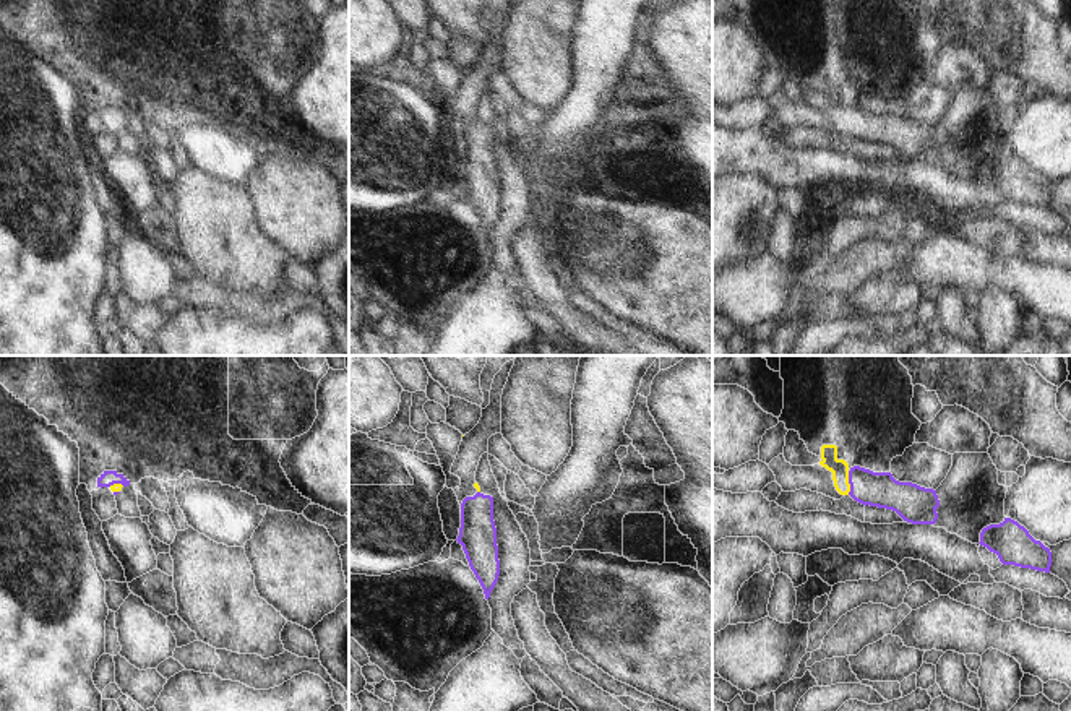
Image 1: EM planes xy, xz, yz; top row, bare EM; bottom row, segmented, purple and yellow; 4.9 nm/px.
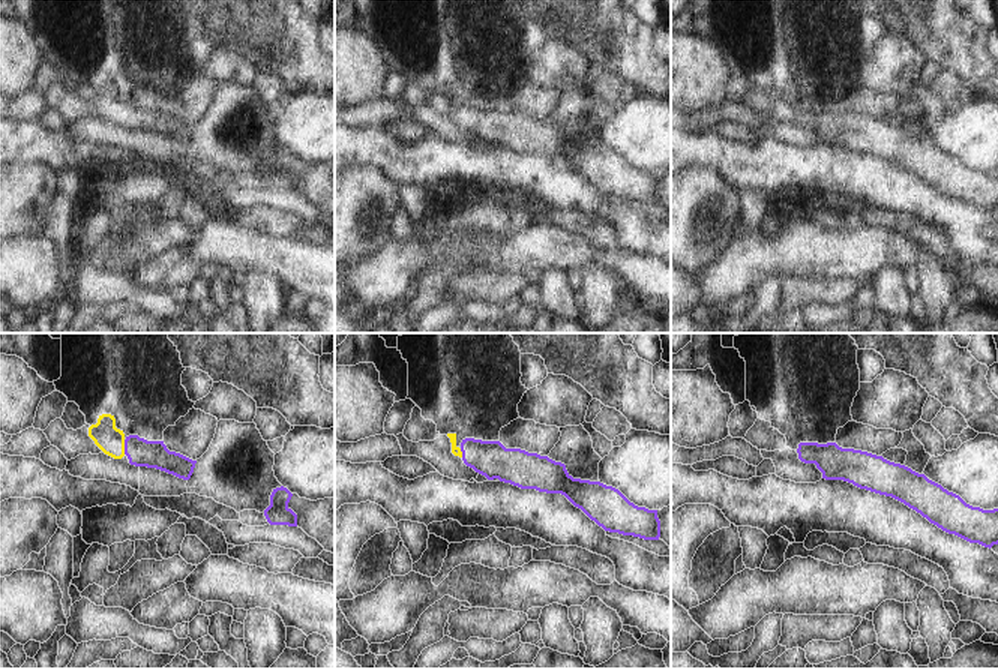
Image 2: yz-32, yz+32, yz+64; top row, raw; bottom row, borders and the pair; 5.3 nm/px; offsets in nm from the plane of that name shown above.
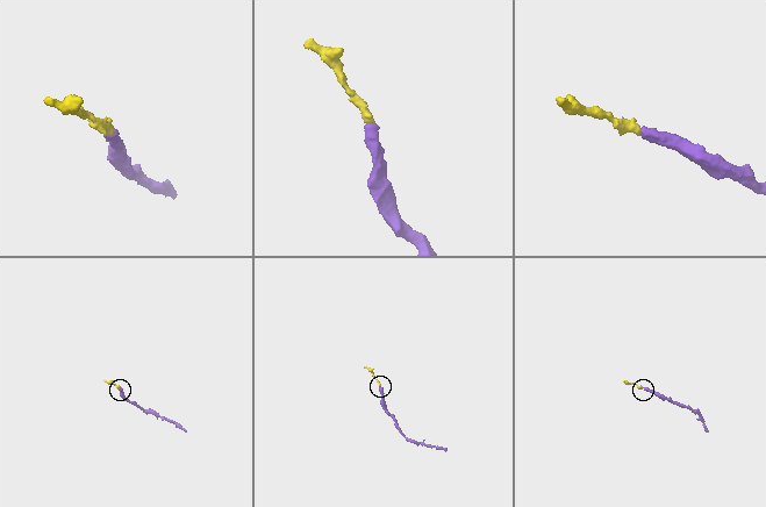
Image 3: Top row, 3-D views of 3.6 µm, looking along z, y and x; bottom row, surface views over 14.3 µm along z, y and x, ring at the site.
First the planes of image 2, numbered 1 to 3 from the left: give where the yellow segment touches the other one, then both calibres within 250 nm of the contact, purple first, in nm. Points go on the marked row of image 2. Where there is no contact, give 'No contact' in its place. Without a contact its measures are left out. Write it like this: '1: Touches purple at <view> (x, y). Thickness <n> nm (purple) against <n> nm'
1: Touches purple at yz-32 (125, 447). Thickness 150 nm (purple) against 150 nm
2: Touches purple at yz+32 (462, 453). Thickness 190 nm (purple) against 50 nm
3: No contact

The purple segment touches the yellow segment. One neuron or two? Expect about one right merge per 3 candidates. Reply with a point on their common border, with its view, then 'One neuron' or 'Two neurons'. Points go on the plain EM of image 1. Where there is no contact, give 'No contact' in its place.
Touches purple at yz (849, 119). One neuron

